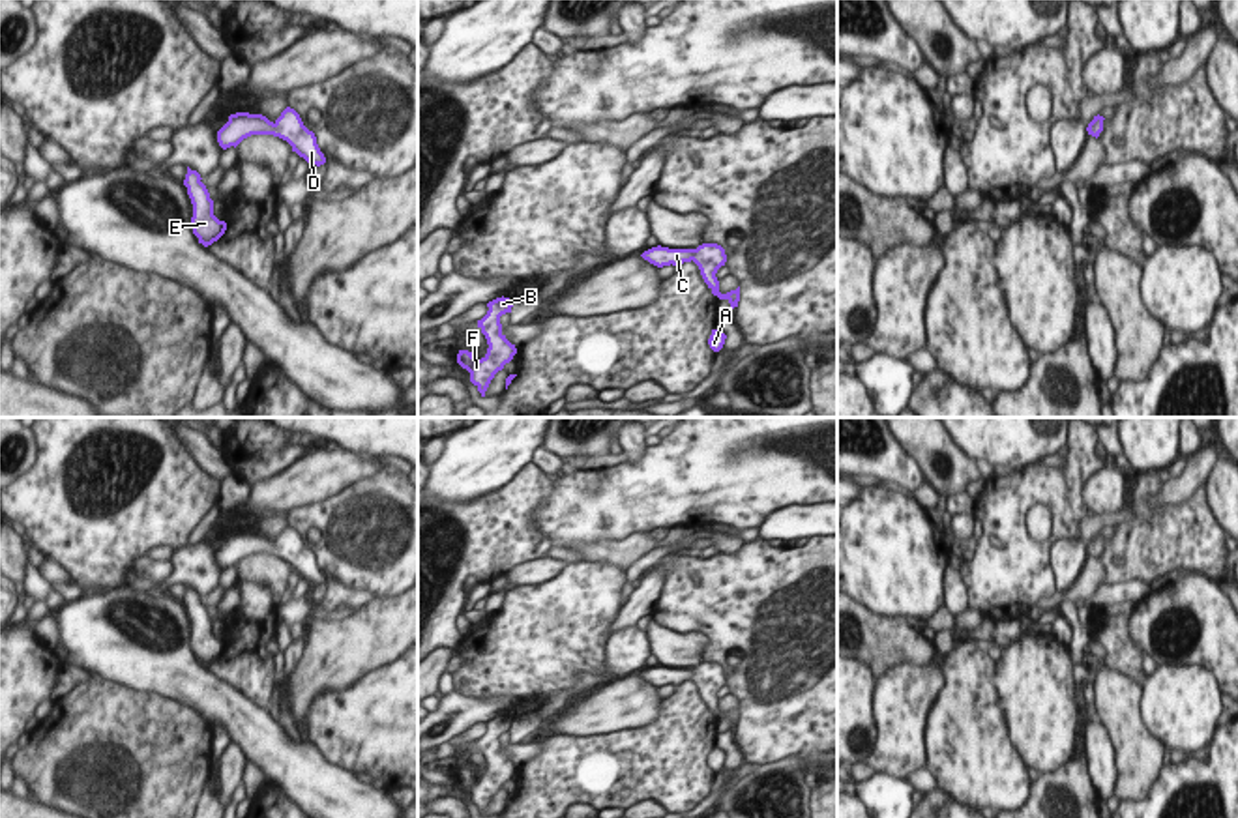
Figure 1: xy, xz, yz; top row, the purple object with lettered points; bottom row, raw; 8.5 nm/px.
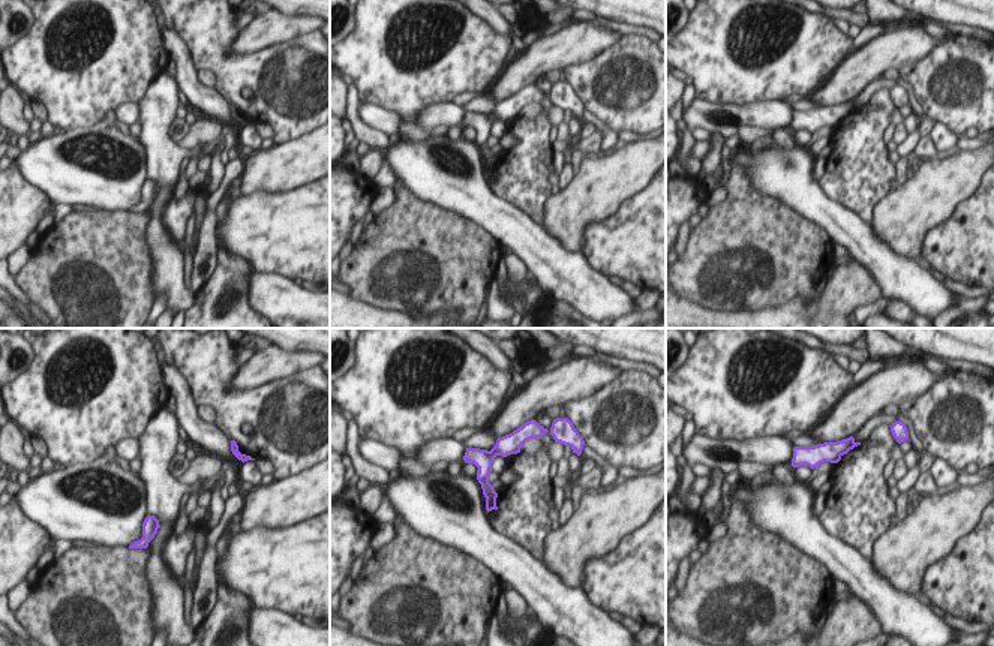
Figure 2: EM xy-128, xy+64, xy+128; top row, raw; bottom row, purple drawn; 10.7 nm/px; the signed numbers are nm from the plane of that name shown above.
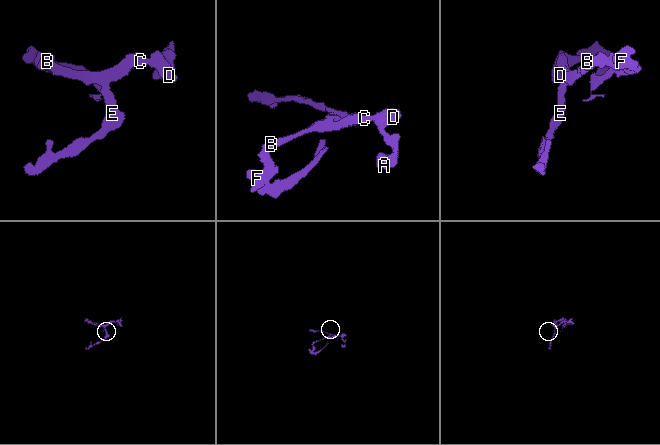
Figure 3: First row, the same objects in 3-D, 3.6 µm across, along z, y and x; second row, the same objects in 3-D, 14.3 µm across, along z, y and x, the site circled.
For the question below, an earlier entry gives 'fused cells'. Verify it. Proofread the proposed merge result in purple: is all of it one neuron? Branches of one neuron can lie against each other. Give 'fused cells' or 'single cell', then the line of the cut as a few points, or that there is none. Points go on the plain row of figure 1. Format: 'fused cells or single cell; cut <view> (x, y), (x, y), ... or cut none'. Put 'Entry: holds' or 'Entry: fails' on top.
Entry: fails
single cell; cut none

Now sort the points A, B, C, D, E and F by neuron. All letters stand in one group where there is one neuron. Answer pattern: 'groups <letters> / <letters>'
groups A B C D E F

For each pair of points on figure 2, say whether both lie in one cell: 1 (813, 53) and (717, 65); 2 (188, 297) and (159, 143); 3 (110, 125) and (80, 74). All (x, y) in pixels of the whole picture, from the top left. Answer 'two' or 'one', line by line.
1: one
2: one
3: two

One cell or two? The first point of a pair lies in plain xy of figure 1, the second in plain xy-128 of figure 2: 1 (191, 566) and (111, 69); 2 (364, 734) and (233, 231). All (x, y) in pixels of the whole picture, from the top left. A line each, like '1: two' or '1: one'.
1: two
2: one

